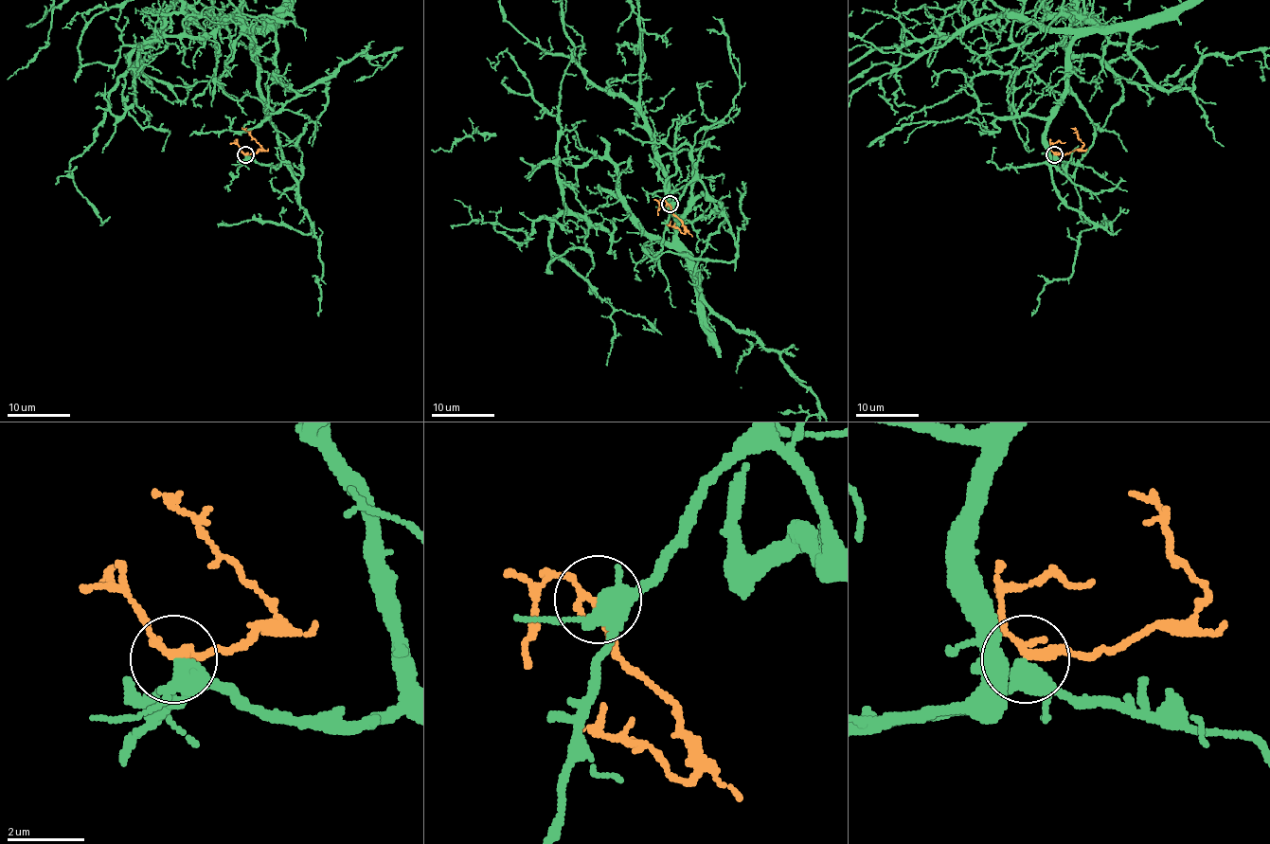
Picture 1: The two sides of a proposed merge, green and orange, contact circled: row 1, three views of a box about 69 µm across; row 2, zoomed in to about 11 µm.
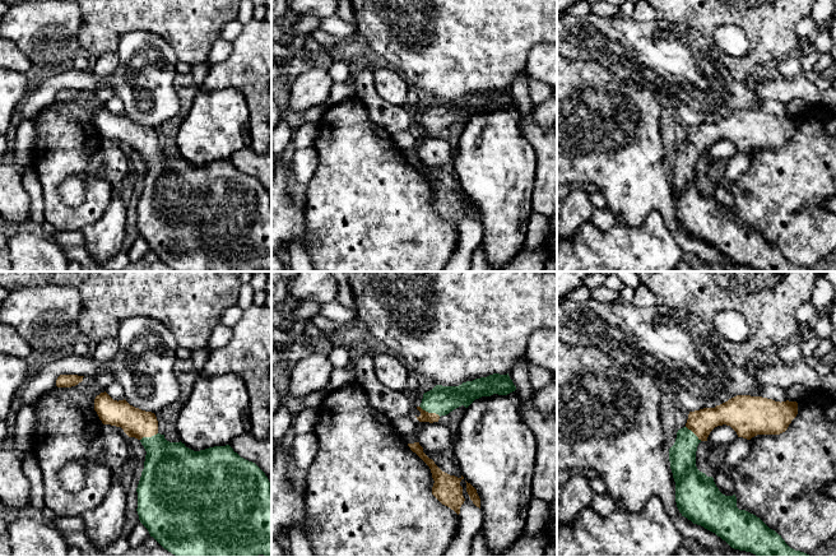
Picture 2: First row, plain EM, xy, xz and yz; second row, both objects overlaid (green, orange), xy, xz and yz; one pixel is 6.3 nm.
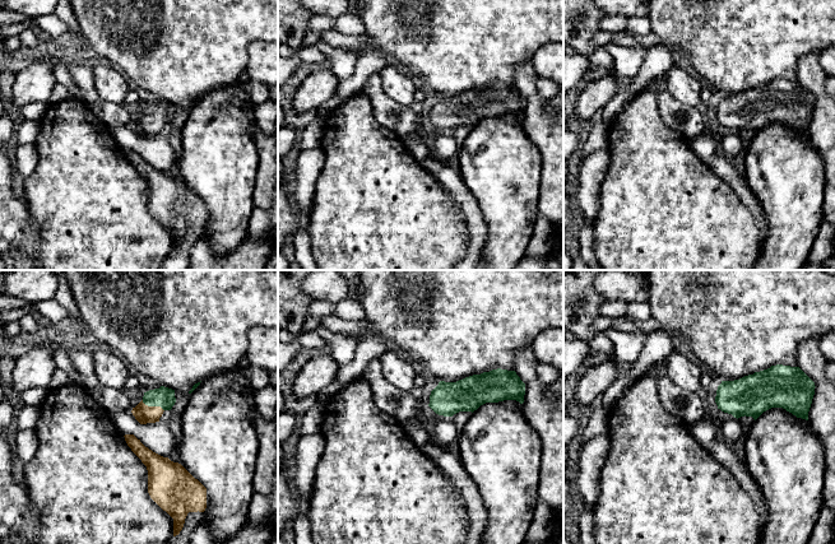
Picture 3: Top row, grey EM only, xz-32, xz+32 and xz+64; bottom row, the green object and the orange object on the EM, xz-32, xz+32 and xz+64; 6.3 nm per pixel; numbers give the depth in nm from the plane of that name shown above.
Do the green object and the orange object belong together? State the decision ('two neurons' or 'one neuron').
one neuron

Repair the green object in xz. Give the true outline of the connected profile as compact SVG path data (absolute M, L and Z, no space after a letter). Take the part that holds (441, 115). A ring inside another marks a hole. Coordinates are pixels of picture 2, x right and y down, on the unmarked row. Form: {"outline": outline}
{"outline": "M493 88L463 97L459 101L436 99L432 105L423 108L422 117L417 121L421 126L417 134L429 138L438 136L441 130L446 130L461 120L468 122L475 113L493 108L507 110L515 105L516 101L508 88Z"}

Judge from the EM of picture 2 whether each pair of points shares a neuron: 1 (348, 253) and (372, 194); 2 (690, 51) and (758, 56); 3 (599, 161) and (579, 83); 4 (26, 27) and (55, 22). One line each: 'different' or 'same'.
1: same
2: different
3: same
4: same

